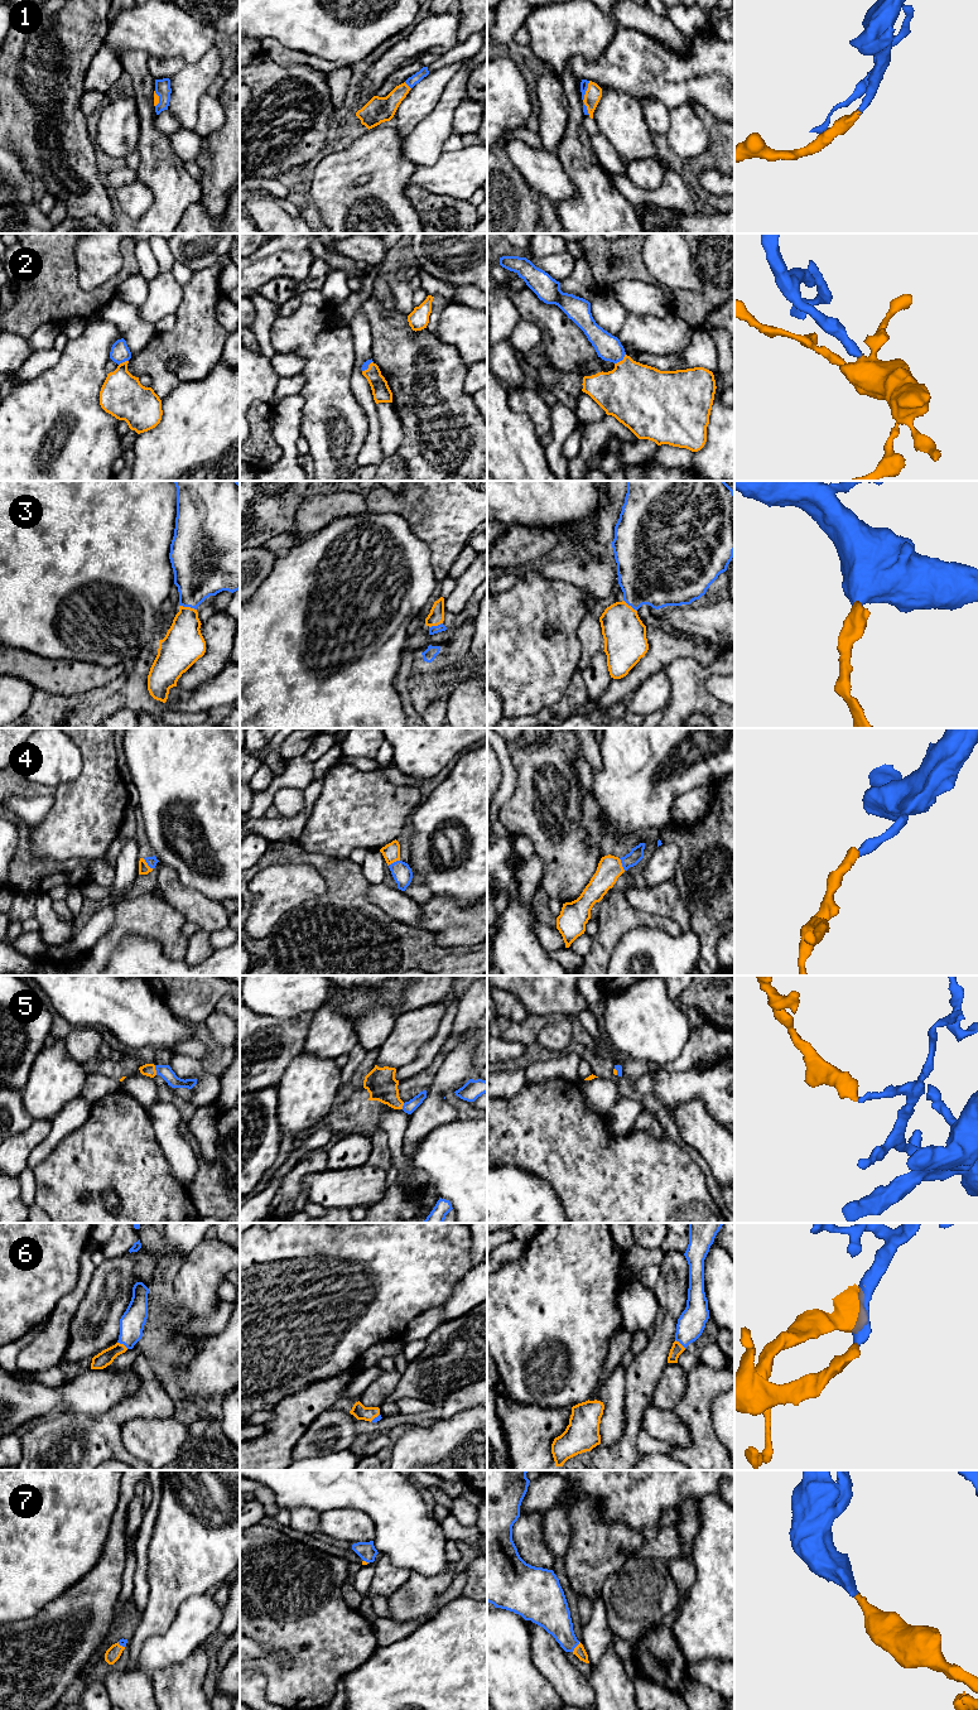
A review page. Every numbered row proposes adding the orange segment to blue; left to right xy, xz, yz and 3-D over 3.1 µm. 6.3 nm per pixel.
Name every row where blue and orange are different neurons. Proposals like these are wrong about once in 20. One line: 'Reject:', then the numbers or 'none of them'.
Reject: none of them

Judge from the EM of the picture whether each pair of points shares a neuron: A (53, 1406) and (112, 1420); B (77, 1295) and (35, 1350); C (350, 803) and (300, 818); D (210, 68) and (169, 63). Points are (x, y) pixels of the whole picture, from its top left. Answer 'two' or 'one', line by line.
A: two
B: one
C: two
D: two

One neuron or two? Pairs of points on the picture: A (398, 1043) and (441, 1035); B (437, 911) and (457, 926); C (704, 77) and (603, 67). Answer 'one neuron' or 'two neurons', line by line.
A: two neurons
B: one neuron
C: one neuron

